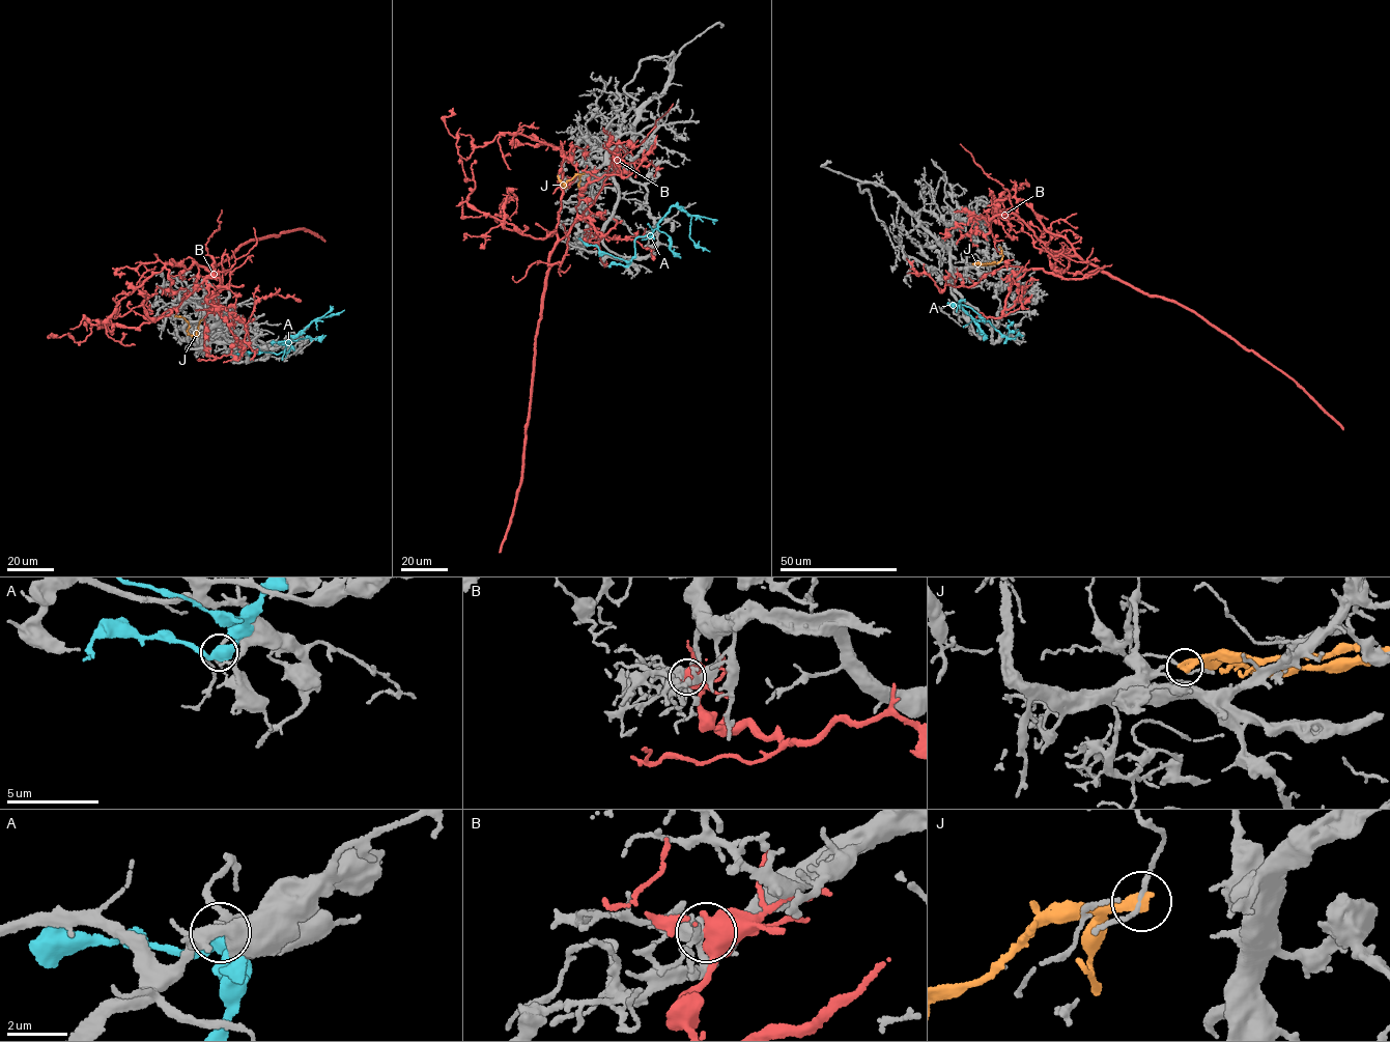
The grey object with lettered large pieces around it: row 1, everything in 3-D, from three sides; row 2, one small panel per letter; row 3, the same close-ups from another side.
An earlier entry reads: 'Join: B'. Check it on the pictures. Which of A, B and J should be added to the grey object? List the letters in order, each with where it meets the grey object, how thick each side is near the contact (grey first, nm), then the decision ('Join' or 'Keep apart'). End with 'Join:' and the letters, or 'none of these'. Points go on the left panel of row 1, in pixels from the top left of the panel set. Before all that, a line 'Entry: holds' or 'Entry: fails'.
Entry: fails
A: Touches grey at (285, 341). Thickness 180 nm (grey) against 480 nm. Join
B: Touches grey at (204, 349). Thickness 320 nm (grey) against 550 nm. Keep apart
J: Touches grey at (198, 336). Thickness 120 nm (grey) against 320 nm. Keep apart
Join: A

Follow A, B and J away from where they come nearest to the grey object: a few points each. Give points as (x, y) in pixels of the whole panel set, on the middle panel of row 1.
A: (626, 266), (634, 256), (635, 238), (653, 230), (672, 206), (691, 217), (689, 237), (698, 246), (709, 251)
B: (590, 172), (566, 255), (549, 265), (565, 153), (506, 133), (466, 160), (445, 121), (453, 108)
J: (584, 173), (577, 174), (563, 188), (557, 175)

